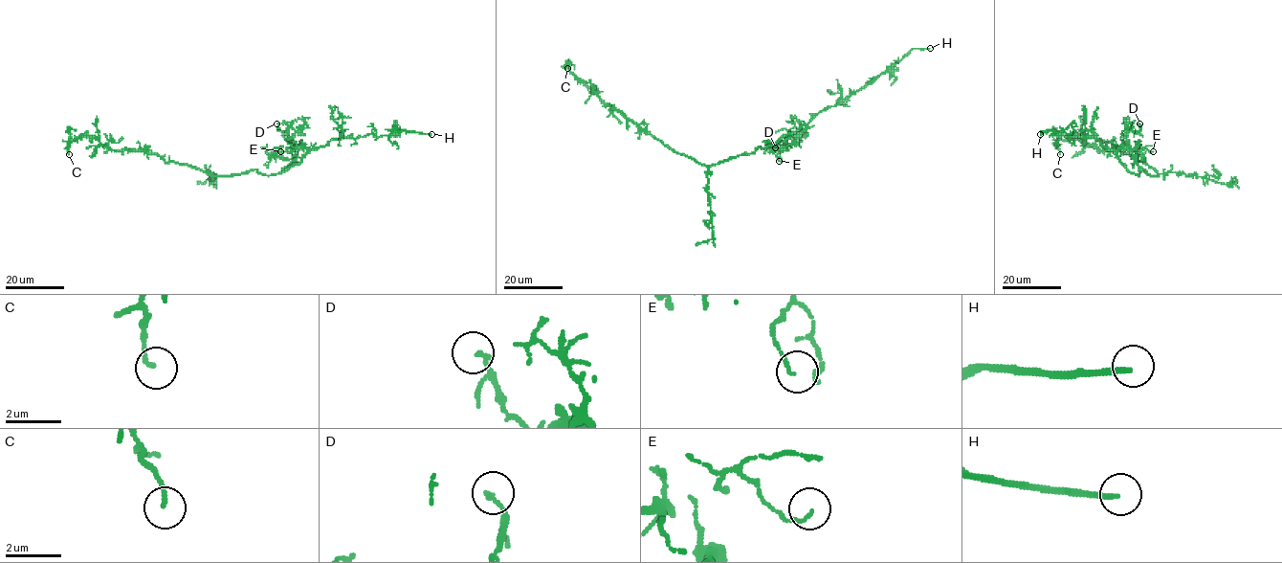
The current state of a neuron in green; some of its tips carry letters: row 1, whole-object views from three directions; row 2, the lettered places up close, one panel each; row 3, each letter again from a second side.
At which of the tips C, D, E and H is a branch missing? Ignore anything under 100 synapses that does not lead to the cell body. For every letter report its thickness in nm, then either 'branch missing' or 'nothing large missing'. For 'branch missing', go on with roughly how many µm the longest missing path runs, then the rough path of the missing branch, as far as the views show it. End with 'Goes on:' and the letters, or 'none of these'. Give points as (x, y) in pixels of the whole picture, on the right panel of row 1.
C: 140 nm | nothing large missing
D: 160 nm | nothing large missing
E: 100 nm | nothing large missing
H: 190 nm | branch missing | 45 µm | (1040, 134), (1058, 125), (1065, 125), (1075, 132), (1095, 133), (1094, 122)
Goes on: H

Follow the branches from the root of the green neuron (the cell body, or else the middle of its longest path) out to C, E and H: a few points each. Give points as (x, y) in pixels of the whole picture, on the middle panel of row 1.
C: (739, 156), (704, 166), (674, 152), (607, 106), (596, 89), (586, 86), (569, 71), (567, 63), (567, 68)
E: (739, 156), (772, 146), (805, 125), (796, 135), (770, 147), (772, 151), (778, 151), (779, 161)
H: (739, 156), (772, 146), (784, 135), (796, 131), (822, 111), (838, 105), (873, 82), (913, 49), (930, 48)

